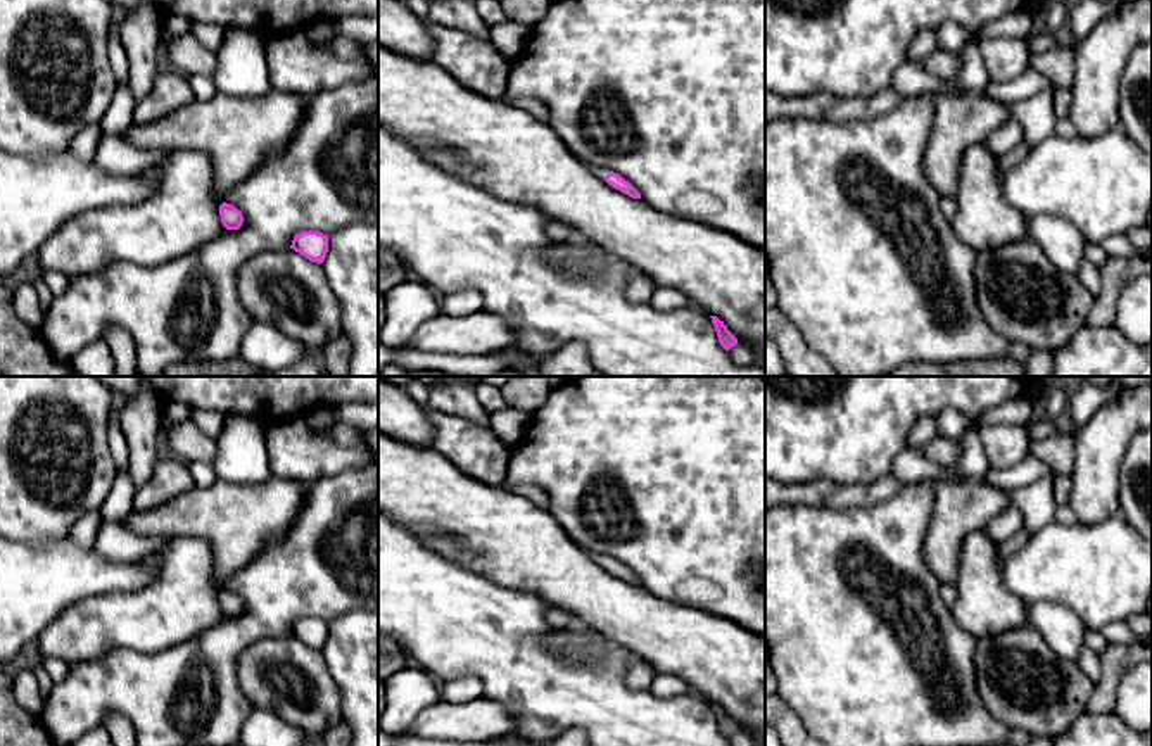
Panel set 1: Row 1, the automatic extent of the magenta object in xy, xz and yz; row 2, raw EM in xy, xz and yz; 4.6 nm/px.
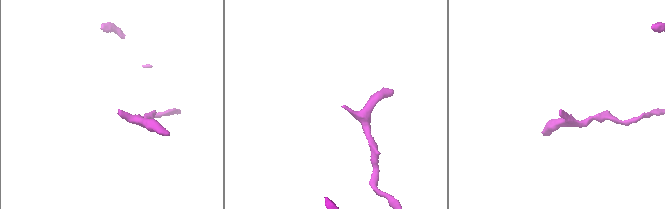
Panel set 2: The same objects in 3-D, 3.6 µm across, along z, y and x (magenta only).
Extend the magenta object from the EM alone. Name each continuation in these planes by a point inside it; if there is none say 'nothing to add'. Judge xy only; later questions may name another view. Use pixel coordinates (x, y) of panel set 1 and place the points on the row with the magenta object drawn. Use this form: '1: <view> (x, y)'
nothing to add

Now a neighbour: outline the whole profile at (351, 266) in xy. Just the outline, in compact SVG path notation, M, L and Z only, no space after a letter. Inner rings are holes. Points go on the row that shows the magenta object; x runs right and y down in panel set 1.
M352 224L328 237L323 273L342 309L342 333L351 340L347 376L378 376L378 226Z

